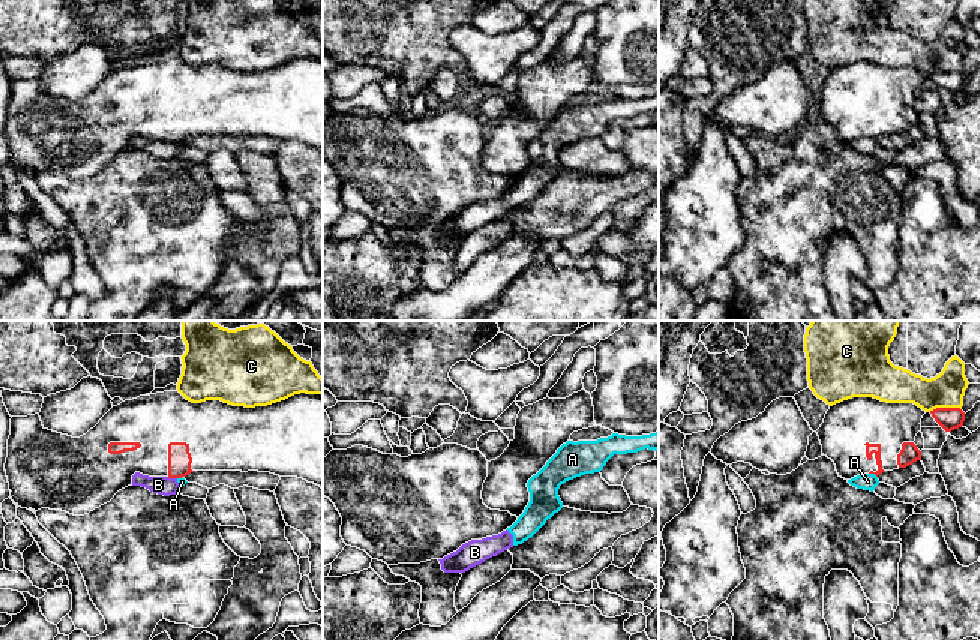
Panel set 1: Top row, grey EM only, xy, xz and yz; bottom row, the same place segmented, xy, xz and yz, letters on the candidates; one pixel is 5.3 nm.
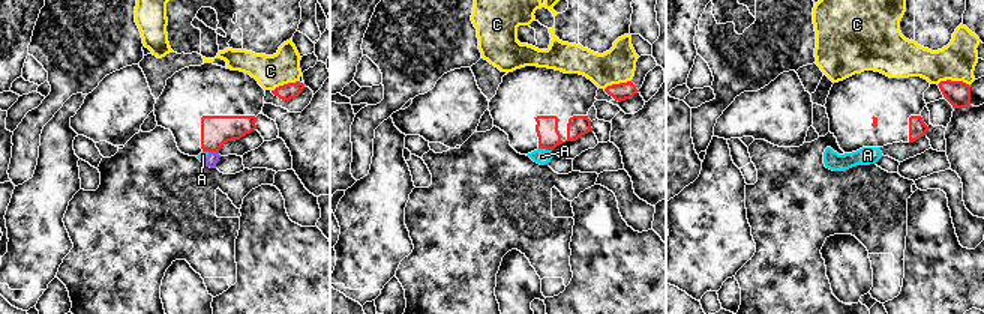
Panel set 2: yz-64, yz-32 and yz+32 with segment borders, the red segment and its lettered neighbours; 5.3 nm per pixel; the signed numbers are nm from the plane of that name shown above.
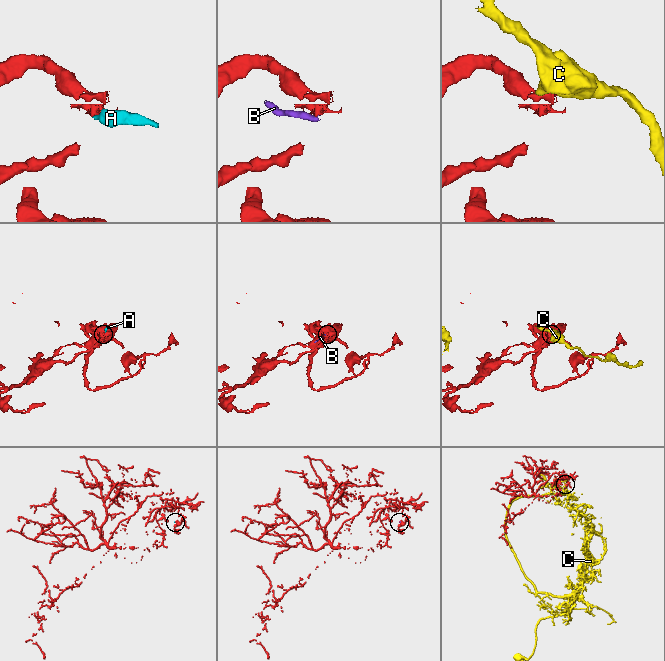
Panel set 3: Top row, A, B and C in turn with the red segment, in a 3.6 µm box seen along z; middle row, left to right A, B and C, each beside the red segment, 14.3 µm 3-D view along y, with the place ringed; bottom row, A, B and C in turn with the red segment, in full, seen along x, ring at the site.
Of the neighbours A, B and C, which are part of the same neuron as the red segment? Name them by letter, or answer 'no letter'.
no letter

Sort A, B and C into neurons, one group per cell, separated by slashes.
A B / C

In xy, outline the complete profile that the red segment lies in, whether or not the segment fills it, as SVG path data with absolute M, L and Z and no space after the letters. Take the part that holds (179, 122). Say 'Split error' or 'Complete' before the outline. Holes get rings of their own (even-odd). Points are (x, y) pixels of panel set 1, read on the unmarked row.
Split error. M179 55L140 60L113 70L99 87L80 102L42 90L39 78L11 82L5 135L11 162L21 172L62 174L84 180L132 150L132 139L182 142L194 135L258 135L297 141L323 153L323 58L294 58L267 70L233 70L221 64L192 67Z

